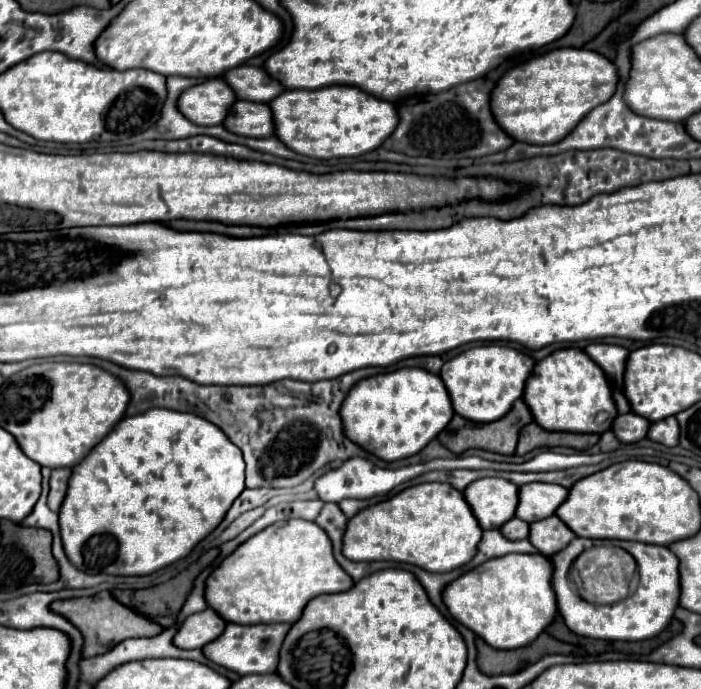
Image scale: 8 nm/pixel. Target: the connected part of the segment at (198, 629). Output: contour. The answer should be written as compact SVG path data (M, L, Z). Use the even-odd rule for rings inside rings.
M214 609L194 613L194 617L188 617L182 623L180 633L174 637L174 645L180 649L202 649L204 645L218 639L226 625L228 623L218 613L214 613Z

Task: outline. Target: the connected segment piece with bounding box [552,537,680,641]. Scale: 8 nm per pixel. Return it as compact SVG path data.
M576 537L562 553L556 553L552 557L554 563L554 575L552 585L556 589L558 609L564 617L564 623L570 631L582 637L590 639L604 639L604 641L644 641L660 635L672 621L674 611L678 609L680 599L680 571L678 571L678 557L662 545L648 545L648 543L636 543L636 541L622 541L622 547L636 559L638 573L640 573L640 585L638 591L632 597L622 599L614 605L592 605L578 597L570 585L568 585L568 567L572 561L586 549L592 547L590 539Z

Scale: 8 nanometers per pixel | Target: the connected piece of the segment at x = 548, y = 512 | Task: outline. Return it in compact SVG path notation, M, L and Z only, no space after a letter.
M552 483L522 485L516 517L520 517L526 523L542 521L546 517L552 517L556 509L566 501L566 497L568 489L562 489L562 485L552 485Z

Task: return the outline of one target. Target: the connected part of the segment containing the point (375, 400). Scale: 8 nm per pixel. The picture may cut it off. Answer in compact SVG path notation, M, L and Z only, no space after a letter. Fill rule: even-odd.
M402 367L358 381L340 407L344 435L382 461L416 455L448 425L452 415L450 395L440 377L418 367Z

